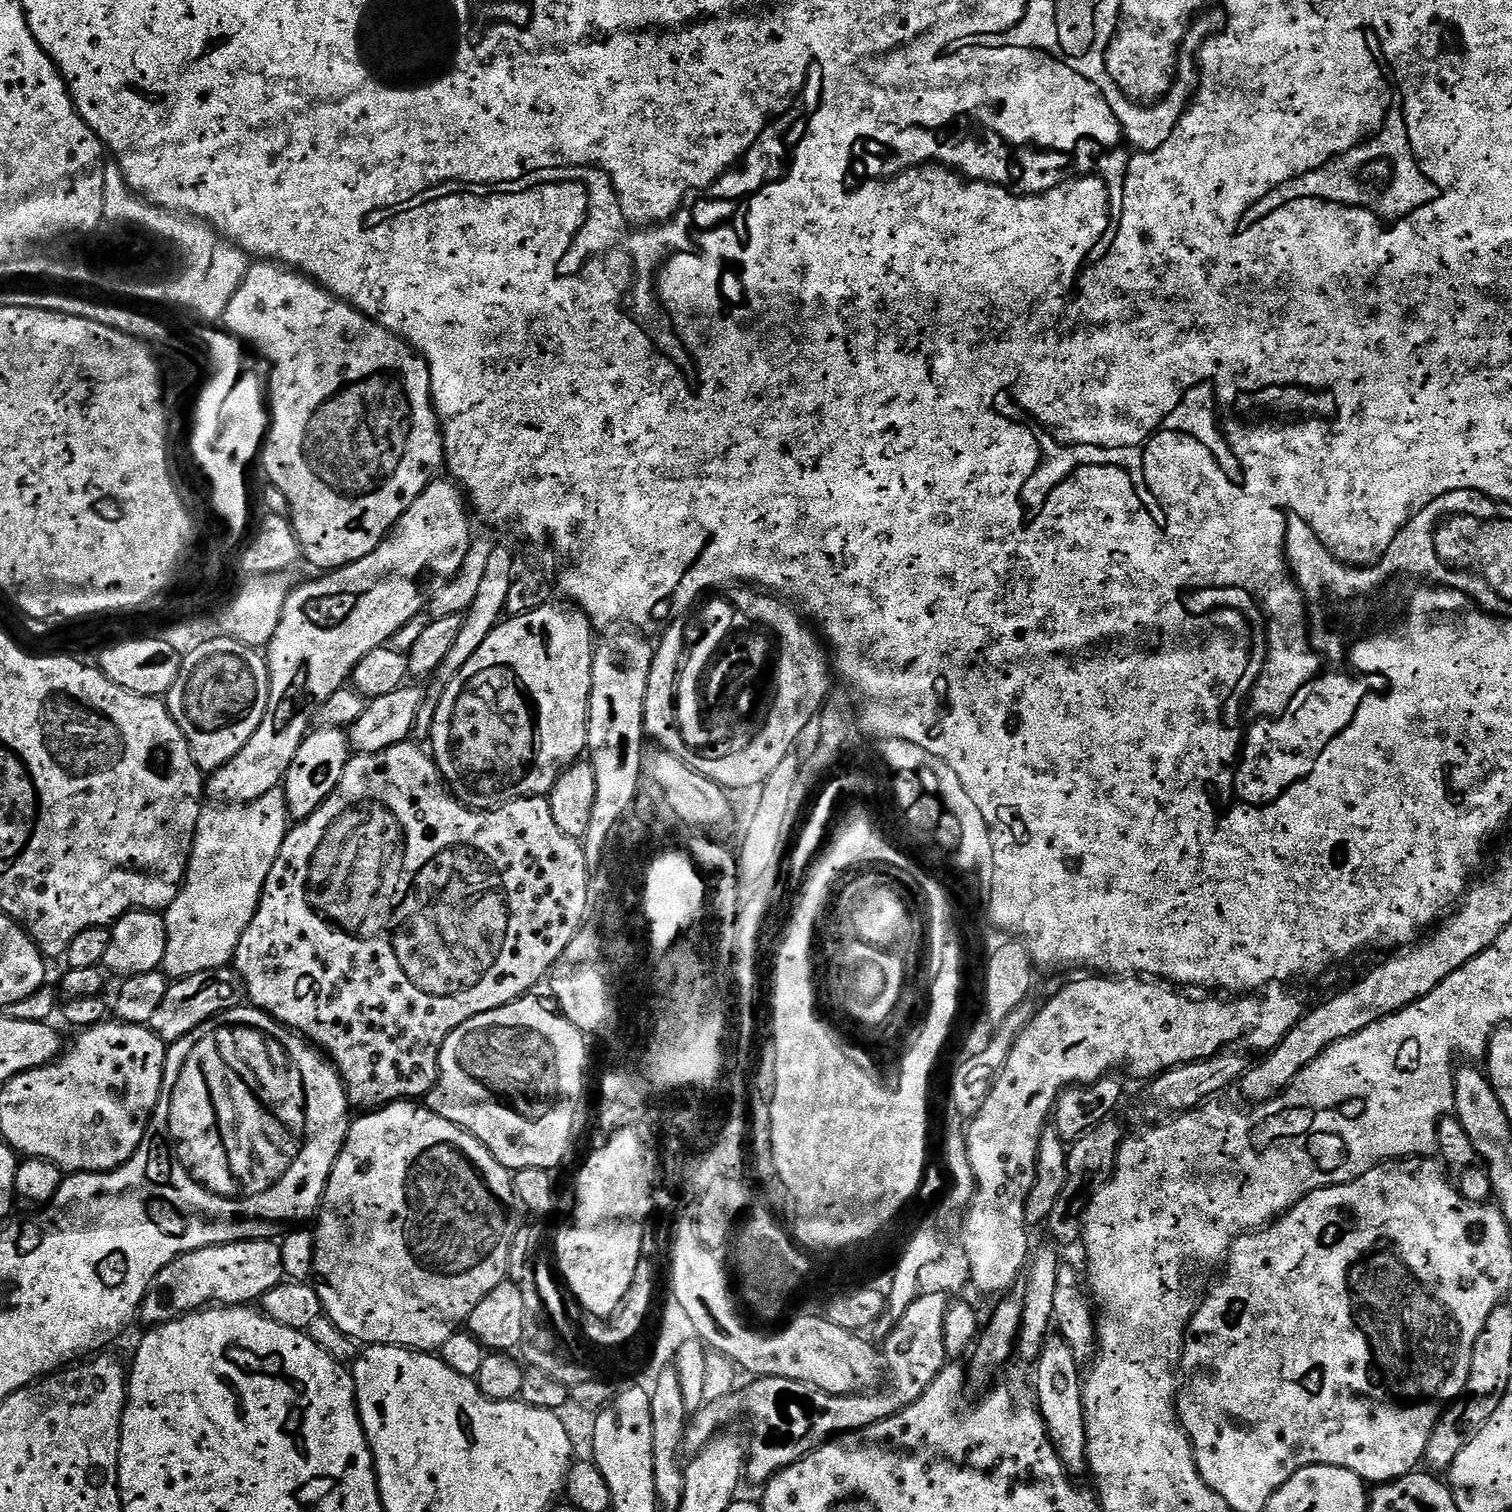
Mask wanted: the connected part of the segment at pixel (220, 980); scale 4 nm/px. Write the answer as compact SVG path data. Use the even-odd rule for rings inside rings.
M235 967L202 970L202 974L190 974L173 979L168 985L166 998L162 998L162 1006L158 1006L150 1025L165 1042L175 1042L186 1038L198 1026L208 1020L227 1012L230 1008L239 1008L245 1003L248 991L244 980Z

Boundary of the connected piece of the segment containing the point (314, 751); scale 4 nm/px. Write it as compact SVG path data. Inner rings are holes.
M321 728L309 732L308 737L298 746L298 754L294 754L294 762L290 762L290 770L284 775L282 791L288 799L288 811L293 821L305 820L342 782L342 774L350 759L350 741L343 728Z

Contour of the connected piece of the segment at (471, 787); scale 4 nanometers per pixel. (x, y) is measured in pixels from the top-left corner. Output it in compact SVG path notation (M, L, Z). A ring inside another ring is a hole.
M541 603L538 608L530 608L520 616L508 616L501 619L482 646L478 647L474 656L466 662L462 670L445 688L445 692L438 702L437 713L434 714L430 735L430 754L440 768L440 773L446 777L457 800L467 804L469 808L491 810L502 804L509 804L511 800L523 800L530 796L547 797L552 787L558 782L564 769L572 767L585 755L588 740L588 711L591 698L591 672L594 653L594 625L589 616L582 609L571 603L560 604Z

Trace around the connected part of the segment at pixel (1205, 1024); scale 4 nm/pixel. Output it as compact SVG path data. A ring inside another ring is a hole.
M1137 975L1085 976L1088 976L1085 980L1072 980L1065 988L1058 989L1041 1008L1033 1011L1032 1019L1016 1035L1002 1070L988 1089L988 1096L975 1109L972 1125L966 1128L969 1162L976 1179L976 1189L966 1208L968 1217L964 1220L962 1254L969 1260L971 1283L976 1284L980 1292L1007 1293L1007 1288L1016 1279L1019 1281L1025 1271L1030 1256L1026 1204L1034 1186L1039 1138L1065 1088L1093 1084L1116 1070L1112 1068L1128 1068L1130 1075L1148 1082L1161 1072L1205 1060L1236 1044L1241 1044L1236 1045L1241 1049L1249 1048L1244 1049L1249 1053L1267 1054L1282 1042L1290 1030L1294 1030L1306 1011L1303 998L1288 982L1268 984L1259 994L1204 994L1200 997L1187 996L1183 987L1169 984L1166 980Z

